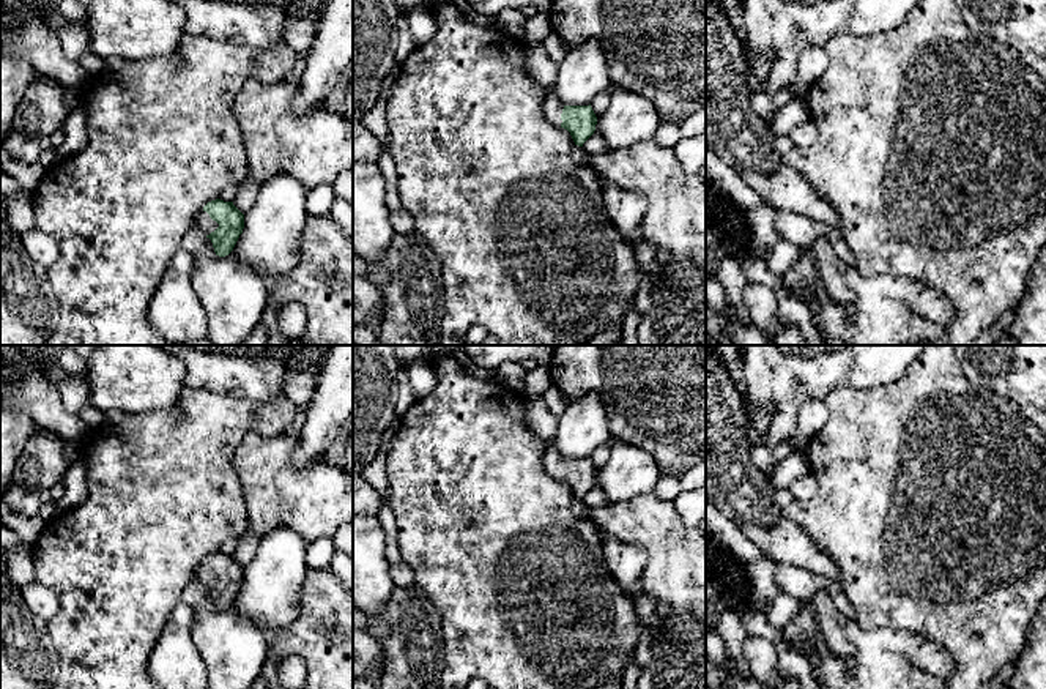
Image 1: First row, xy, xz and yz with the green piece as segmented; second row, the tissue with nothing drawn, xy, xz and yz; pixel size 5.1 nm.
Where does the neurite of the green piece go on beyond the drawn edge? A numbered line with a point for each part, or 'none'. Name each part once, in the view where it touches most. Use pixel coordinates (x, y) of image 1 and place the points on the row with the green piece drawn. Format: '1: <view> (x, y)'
1: xy (204, 221)

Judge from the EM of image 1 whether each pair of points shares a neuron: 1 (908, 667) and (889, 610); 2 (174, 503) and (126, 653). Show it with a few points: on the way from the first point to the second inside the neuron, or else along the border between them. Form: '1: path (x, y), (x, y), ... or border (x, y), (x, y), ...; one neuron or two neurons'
1: border (859, 625), (864, 628), (906, 629), (931, 640); two neurons
2: path (136, 541), (126, 554), (126, 615); one neuron

